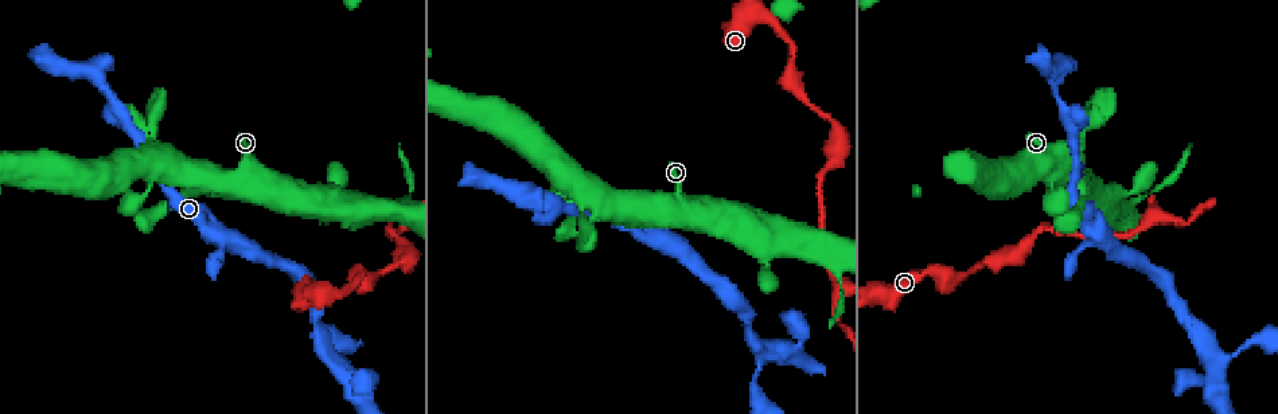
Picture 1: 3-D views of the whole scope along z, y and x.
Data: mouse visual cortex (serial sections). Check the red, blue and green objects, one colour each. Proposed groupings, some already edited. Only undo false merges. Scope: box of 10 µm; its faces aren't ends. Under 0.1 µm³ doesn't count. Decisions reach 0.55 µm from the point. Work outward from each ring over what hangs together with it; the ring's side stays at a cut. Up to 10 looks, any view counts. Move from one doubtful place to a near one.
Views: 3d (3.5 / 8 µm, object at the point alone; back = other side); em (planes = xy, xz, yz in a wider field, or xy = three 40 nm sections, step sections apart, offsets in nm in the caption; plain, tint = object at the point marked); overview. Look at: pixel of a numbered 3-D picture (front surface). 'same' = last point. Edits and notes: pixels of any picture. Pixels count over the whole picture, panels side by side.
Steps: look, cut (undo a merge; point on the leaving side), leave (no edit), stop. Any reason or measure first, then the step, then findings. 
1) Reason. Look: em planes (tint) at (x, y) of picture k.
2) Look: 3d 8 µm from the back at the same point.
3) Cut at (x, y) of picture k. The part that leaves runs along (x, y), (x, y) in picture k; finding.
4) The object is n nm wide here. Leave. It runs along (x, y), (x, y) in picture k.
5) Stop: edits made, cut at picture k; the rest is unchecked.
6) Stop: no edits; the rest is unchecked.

Sharp bend. Look: 3d 3.5 µm at (681, 205) of picture 1.

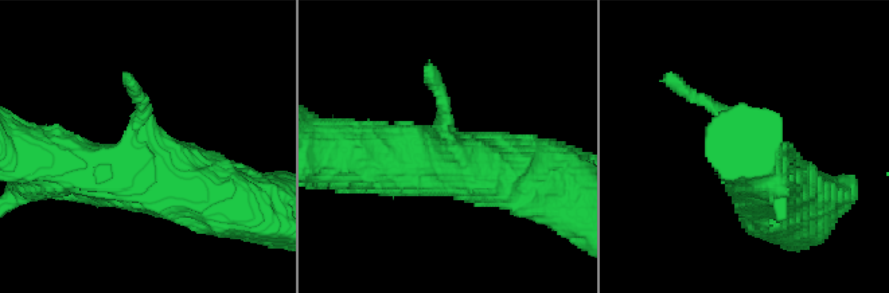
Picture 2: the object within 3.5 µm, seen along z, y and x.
Leave. It runs along (135, 92), (127, 170), (59, 161) in picture 2; one cell here.

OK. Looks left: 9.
Sharp bend. Look: em xy step 5 (tint) at (763, 348) of picture 1.

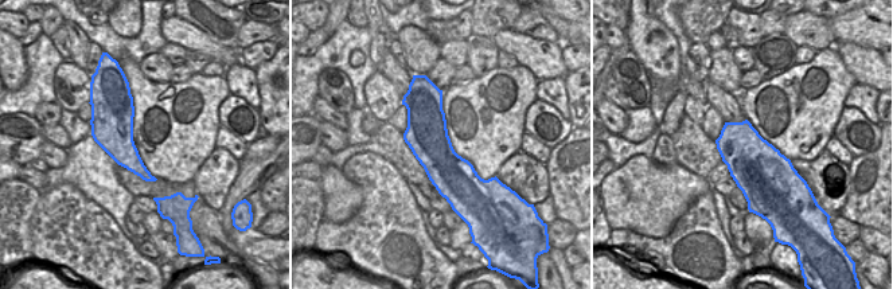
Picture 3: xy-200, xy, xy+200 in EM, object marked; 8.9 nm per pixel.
Look: 3d 3.5 µm at the same point.

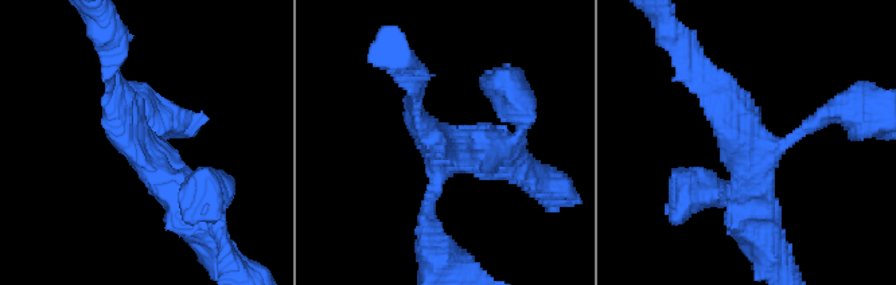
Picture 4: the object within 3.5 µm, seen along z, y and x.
The arms are 150, 250, 450 nm wide. Leave. One cell here.

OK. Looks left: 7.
Look: 3d 3.5 µm at (341, 293) of picture 1.

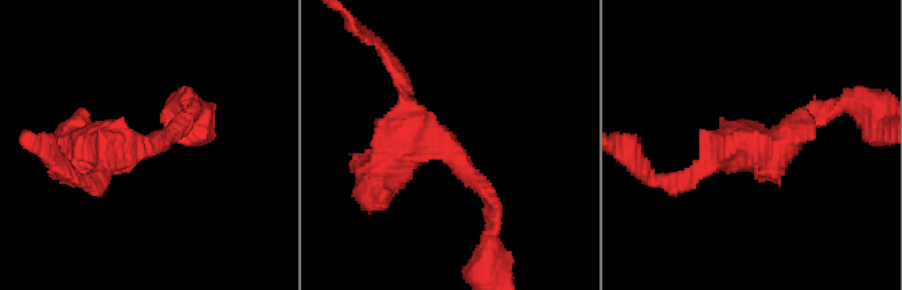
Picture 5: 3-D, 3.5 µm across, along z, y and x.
The arms are 200, 500 nm wide. Look: em xy step 5 (tint) at (457, 156) of picture 5.

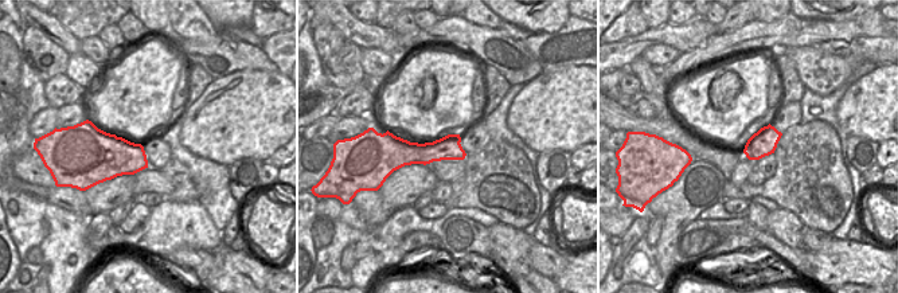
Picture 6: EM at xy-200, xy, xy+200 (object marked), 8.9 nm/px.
Leave. It runs along (390, 141), (401, 152), (461, 155) in picture 6; all the same cell.

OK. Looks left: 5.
Sharp bend. Look: 3d 3.5 µm at (157, 151) of picture 1.

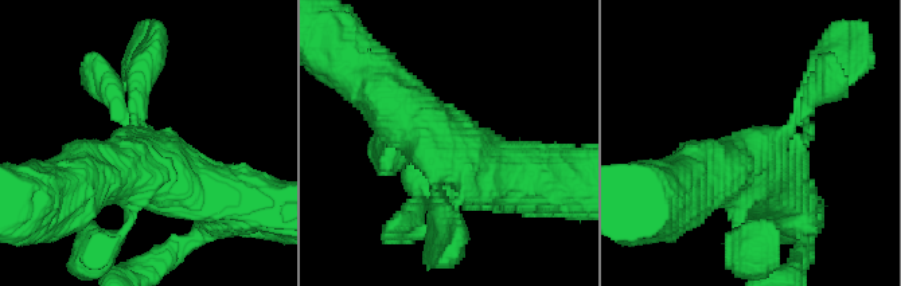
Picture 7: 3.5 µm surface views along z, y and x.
Look: em xy step 5 (tint) at (767, 149) of picture 7.

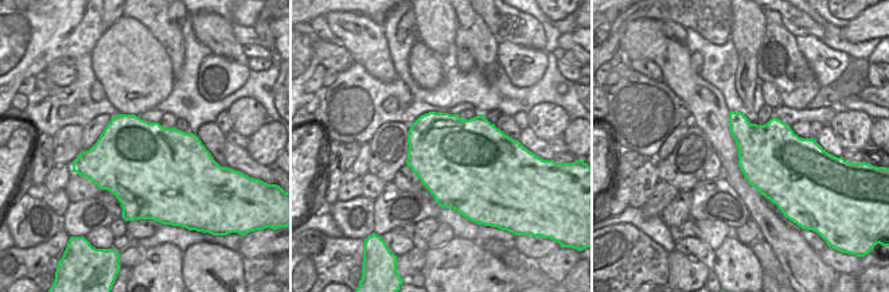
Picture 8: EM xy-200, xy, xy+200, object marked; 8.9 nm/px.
Cut it another way. Look: em xy step 1 (tint) at the same point.

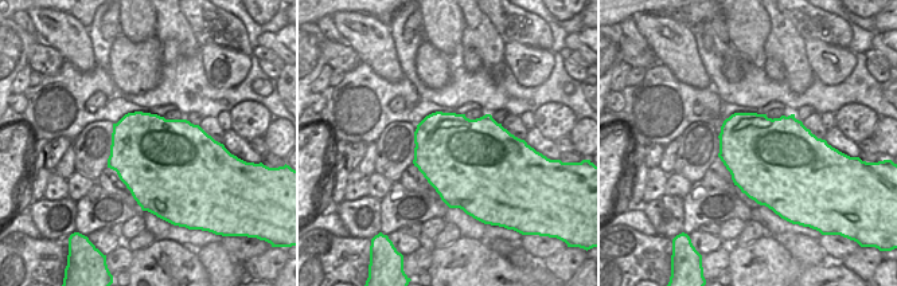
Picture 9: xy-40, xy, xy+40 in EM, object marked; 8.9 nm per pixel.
The object is 750 nm wide here. Leave. It runs along (535, 173), (482, 167), (383, 91) in picture 7; all the same cell.

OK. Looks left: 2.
Stop: no edits; the rest is unchecked.

